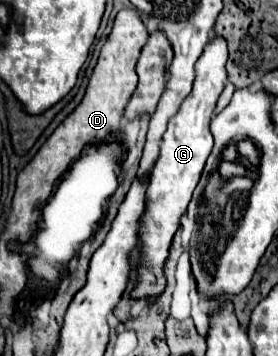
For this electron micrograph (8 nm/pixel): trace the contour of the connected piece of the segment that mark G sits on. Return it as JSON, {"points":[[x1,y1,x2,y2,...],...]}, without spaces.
{"points":[[215,35,207,47,203,49,201,57,197,59,195,65,195,83,193,91,183,99,179,111,175,113,175,119,167,125,167,131,163,133,161,139,161,153,159,159,155,161,149,189,147,189,147,213,143,217,143,227,141,227,141,253,143,253,143,263,139,265,139,285,131,293,131,297,139,299,155,299,163,287,165,287,165,277,163,277,163,263,167,259,169,243,179,227,179,219,185,213,191,193,201,177,203,165,211,153,213,147,213,137,209,131,209,123,217,105,217,99,227,83,227,41,221,35]]}

